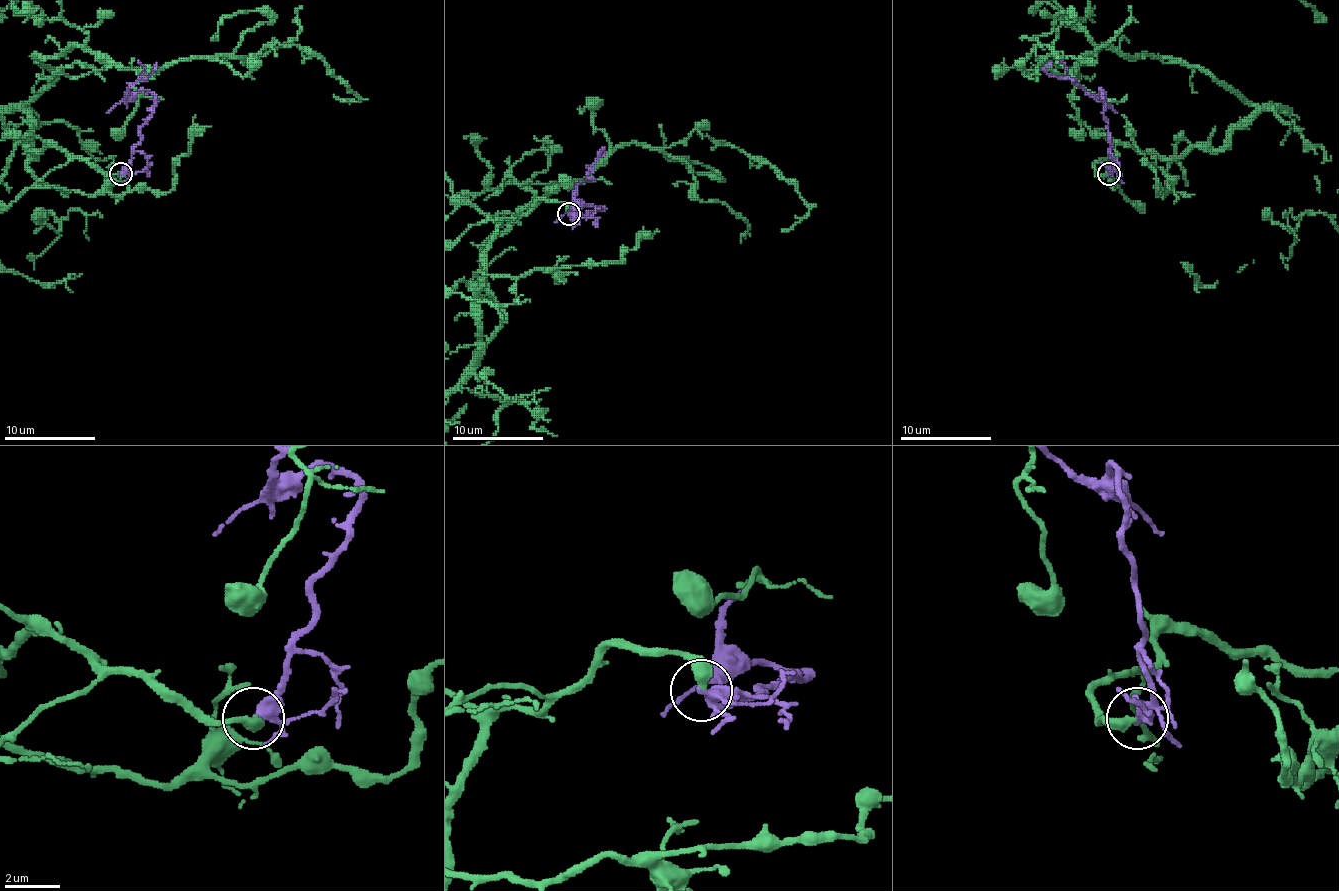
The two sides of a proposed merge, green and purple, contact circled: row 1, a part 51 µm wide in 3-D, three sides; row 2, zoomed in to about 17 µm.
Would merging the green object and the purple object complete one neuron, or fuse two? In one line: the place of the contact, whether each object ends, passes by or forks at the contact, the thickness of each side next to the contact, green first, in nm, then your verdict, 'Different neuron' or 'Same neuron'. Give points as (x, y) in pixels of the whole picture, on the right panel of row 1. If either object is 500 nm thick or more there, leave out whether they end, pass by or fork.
Place: (1109, 173). At the ring green ends. At the ring purple forks. Thickness 440 nm (green) against 280 nm. Different neuron

